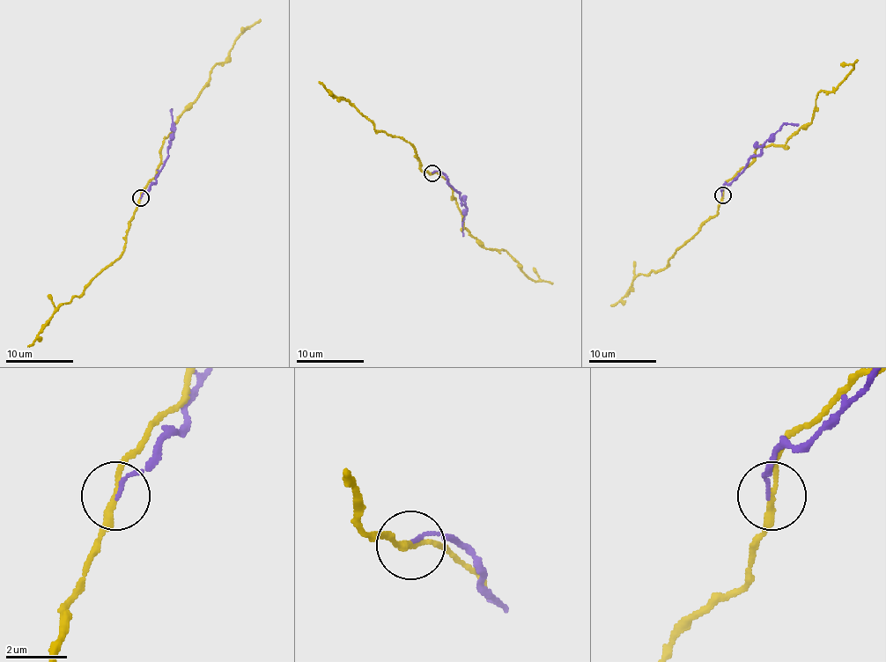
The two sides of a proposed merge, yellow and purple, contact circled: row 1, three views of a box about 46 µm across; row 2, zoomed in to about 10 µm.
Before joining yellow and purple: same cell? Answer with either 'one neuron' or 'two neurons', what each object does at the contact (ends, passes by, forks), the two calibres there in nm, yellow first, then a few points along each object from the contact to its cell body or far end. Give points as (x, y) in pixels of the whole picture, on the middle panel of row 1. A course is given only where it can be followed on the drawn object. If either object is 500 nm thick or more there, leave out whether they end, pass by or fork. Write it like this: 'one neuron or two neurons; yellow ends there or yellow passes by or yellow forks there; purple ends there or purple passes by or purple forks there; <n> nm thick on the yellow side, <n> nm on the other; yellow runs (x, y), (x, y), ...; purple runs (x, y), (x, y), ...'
two neurons; yellow passes by; purple ends there; 200 nm thick on the yellow side, 100 nm on the other; yellow runs (431, 172), (447, 181), (463, 227), (477, 241), (490, 249), (502, 248), (533, 280), (552, 283); purple runs (431, 172), (440, 172), (460, 193), (460, 201), (465, 205), (464, 237)

